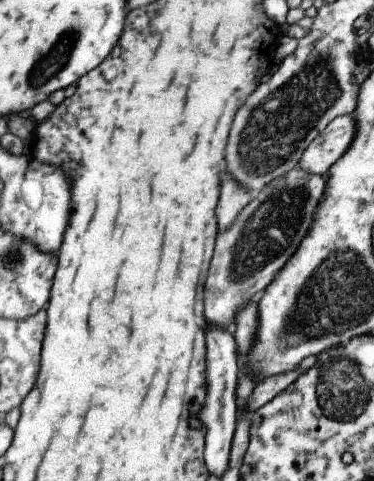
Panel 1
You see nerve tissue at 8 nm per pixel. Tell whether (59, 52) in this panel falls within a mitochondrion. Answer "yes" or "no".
yes

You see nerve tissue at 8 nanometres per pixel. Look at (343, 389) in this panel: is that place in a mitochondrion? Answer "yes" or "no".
yes

